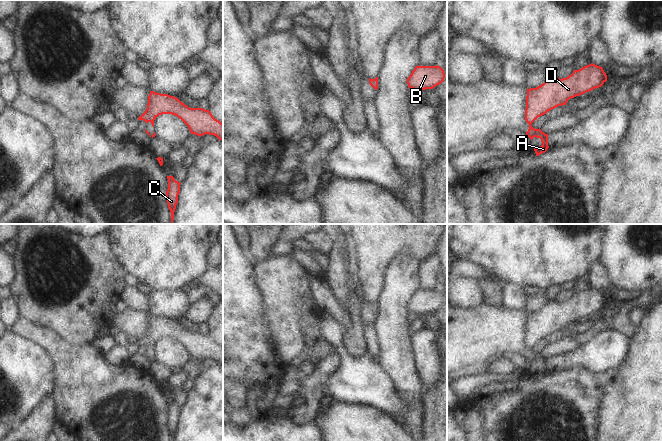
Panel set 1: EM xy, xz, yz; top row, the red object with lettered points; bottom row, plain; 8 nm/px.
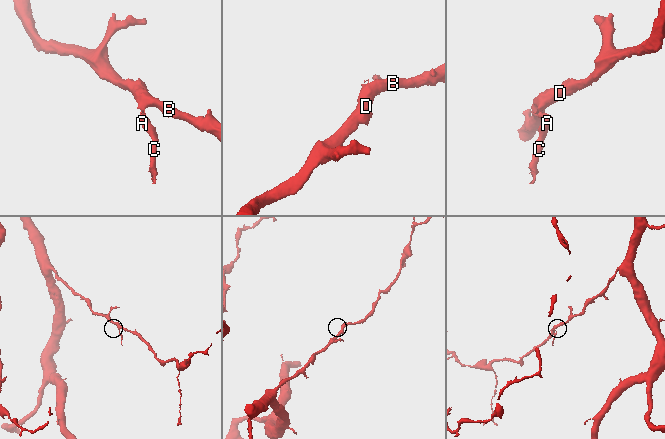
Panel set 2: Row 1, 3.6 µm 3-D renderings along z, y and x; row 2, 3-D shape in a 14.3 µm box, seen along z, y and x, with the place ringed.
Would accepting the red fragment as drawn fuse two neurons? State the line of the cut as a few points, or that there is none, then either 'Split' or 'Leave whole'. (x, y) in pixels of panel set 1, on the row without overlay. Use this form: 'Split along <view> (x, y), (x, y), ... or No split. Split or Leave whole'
Split along xy (153, 344), (149, 345). Split

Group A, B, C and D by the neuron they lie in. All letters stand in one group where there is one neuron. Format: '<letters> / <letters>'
A C / B D

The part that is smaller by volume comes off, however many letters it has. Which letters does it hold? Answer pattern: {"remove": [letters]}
{"remove": ["A", "C"]}

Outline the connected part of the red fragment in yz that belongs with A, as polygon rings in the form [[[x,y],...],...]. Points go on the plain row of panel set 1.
[[[529,348],[529,353],[526,356],[526,359],[532,364],[534,361],[540,362],[542,369],[539,372],[534,372],[534,375],[536,377],[536,380],[539,380],[542,377],[545,377],[547,373],[549,372],[548,370],[548,358],[545,358],[544,356],[541,355],[541,353],[535,353],[532,351],[531,348]]]

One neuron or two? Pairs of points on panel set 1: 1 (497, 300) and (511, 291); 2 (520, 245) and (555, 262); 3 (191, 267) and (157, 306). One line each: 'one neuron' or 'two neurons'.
1: two neurons
2: one neuron
3: two neurons

